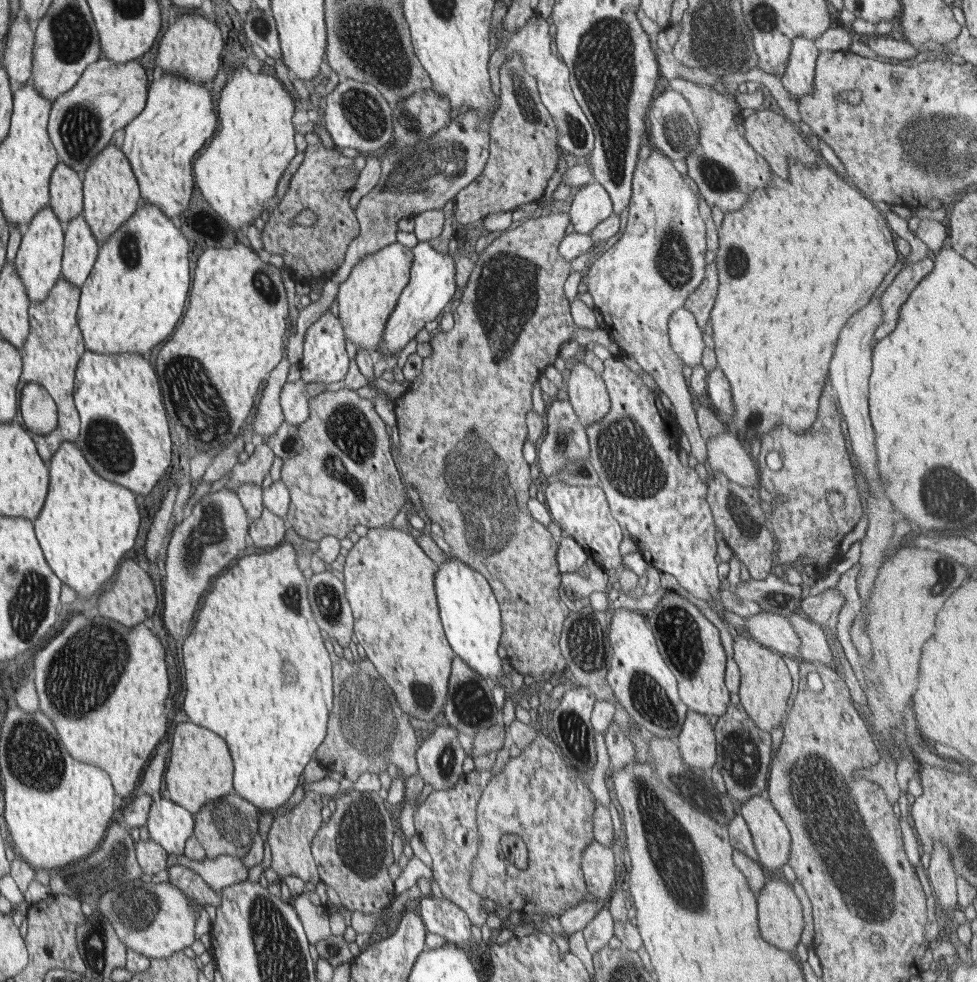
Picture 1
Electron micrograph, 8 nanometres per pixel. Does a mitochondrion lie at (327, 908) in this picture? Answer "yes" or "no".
no

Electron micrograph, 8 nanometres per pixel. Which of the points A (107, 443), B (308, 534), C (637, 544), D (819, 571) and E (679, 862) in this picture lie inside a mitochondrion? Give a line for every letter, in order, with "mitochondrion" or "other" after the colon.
A: mitochondrion
B: other
C: other
D: other
E: mitochondrion

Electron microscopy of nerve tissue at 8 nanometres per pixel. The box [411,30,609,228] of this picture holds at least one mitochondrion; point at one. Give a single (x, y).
(528, 107)

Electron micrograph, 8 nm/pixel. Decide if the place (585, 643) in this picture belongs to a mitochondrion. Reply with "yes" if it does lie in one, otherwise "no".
yes

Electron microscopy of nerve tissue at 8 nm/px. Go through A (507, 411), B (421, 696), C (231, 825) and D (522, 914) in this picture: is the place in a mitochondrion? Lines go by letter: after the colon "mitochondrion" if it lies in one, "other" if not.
A: other
B: mitochondrion
C: mitochondrion
D: other

